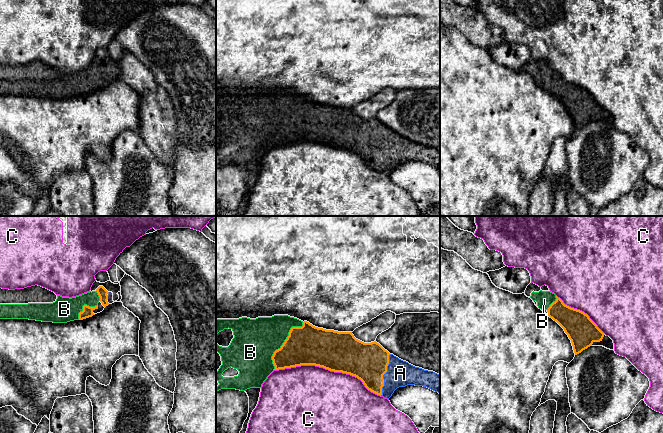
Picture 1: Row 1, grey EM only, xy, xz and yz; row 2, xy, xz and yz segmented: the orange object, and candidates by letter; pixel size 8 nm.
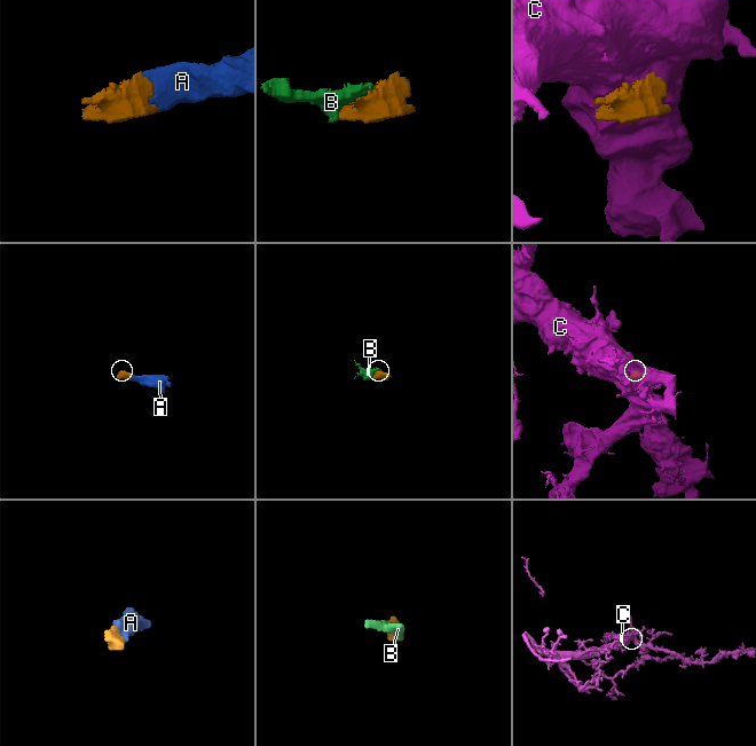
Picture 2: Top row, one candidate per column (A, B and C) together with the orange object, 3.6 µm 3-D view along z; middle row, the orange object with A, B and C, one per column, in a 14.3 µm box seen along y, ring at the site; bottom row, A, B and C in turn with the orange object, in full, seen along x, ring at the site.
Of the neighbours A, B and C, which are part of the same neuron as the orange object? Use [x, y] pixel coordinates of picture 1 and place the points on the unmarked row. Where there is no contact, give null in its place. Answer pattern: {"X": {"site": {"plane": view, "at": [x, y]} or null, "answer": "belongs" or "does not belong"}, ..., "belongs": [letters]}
{"A": {"site": {"plane": "xz", "at": [383, 150]}, "answer": "belongs"}, "B": {"site": {"plane": "xz", "at": [284, 118]}, "answer": "belongs"}, "C": {"site": {"plane": "xz", "at": [328, 145]}, "answer": "does not belong"}, "belongs": ["A", "B"]}

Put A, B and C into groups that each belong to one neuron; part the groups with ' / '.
A B / C

